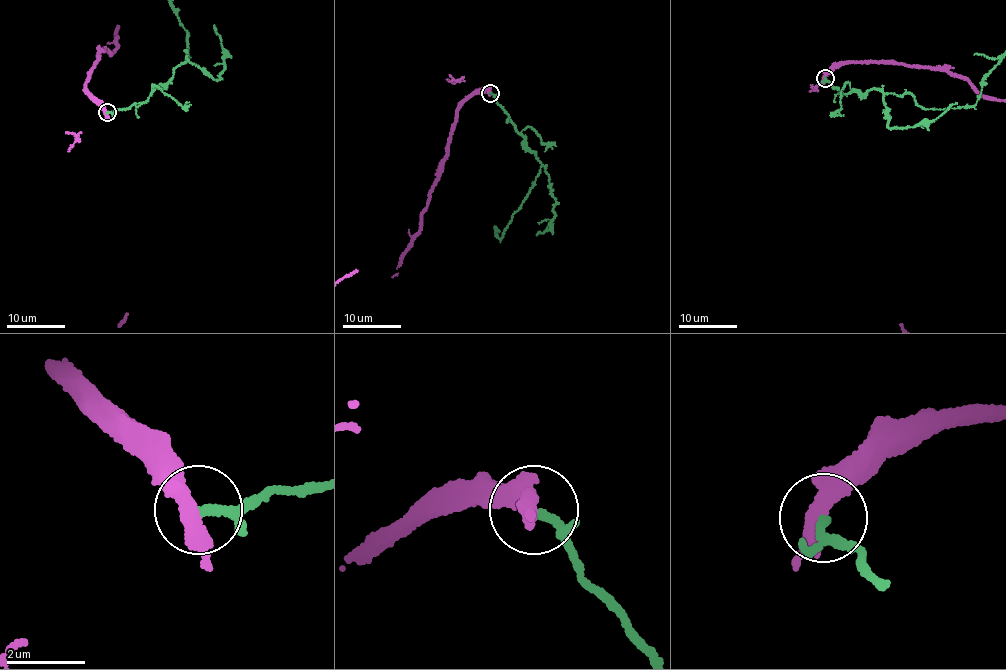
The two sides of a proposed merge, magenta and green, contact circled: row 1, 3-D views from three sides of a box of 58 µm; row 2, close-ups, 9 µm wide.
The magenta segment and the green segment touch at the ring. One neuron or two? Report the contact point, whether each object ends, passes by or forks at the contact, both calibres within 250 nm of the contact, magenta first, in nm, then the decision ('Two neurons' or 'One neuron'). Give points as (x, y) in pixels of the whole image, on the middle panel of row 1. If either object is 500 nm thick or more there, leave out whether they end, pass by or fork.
Place: (490, 93). At the ring magenta passes by. At the ring green passes by. Thickness 400 nm (magenta) against 160 nm. Two neurons

